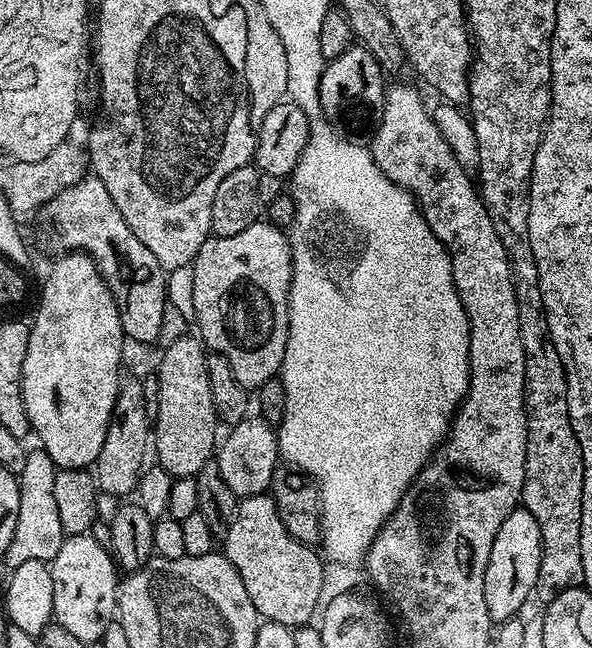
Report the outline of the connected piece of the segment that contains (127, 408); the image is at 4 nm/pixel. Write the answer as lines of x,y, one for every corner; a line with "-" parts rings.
124,378
120,381
110,426
106,430
106,442
102,442
102,450
94,465
97,489
117,498
131,497
136,490
136,481
145,467
144,455
147,452
149,455
150,418
146,414
144,381
140,378
137,380

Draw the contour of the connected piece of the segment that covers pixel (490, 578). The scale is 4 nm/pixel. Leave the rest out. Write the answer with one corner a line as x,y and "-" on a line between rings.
517,506
513,512
506,514
506,522
490,546
490,562
486,566
486,610
490,610
493,622
508,620
517,615
520,607
532,596
532,588
538,585
538,574
542,562
542,538
534,514
523,506

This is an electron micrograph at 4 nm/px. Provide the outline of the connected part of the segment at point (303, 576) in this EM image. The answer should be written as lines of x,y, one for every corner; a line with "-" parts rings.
271,495
243,497
237,503
236,513
228,531
222,537
222,543
222,554
231,562
234,570
238,570
242,586
246,586
246,594
250,594
250,602
254,602
254,610
261,618
273,624
285,624
293,629
307,625
311,621
308,619
317,615
322,604
320,595
324,592
325,561
319,555
316,557
312,553
315,551
309,545
298,542
288,533
286,526
282,526
282,518
278,518
278,510

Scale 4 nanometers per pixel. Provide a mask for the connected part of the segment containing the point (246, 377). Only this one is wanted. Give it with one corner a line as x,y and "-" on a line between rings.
257,222
246,226
238,234
229,236
209,236
206,242
202,242
202,250
198,250
196,260
191,264
194,270
194,321
195,327
200,327
198,331
199,339
209,353
226,358
230,362
230,370
234,370
234,378
243,388
249,390
259,390
267,380
277,379
282,358
286,354
286,338
288,337
288,286
292,283
292,246
288,242
288,237
279,228
267,222

